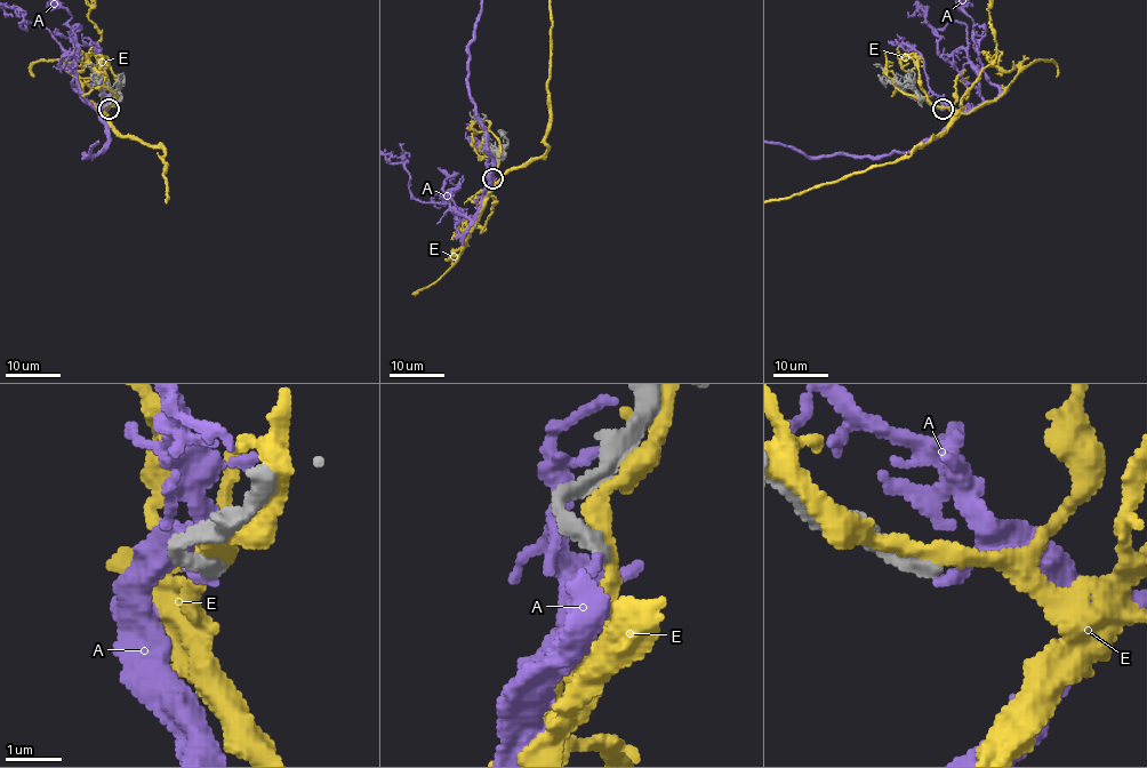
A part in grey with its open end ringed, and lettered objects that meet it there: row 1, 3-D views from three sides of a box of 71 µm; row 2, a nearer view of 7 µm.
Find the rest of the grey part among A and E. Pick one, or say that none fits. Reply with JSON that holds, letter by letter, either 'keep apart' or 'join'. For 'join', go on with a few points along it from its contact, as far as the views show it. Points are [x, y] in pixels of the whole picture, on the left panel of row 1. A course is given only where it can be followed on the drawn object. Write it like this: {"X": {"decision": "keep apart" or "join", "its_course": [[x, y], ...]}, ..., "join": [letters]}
{"A": {"decision": "keep apart"}, "E": {"decision": "keep apart"}, "join": []}

